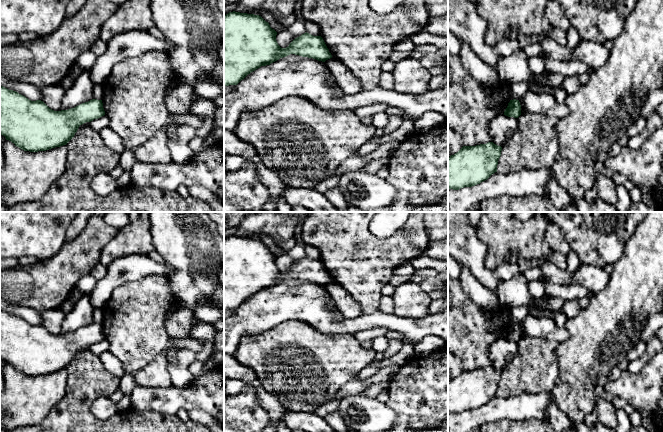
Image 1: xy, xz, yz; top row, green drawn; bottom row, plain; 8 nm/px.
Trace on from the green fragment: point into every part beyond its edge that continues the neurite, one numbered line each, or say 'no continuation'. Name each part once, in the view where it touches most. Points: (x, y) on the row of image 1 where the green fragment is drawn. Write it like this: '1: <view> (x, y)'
no continuation

